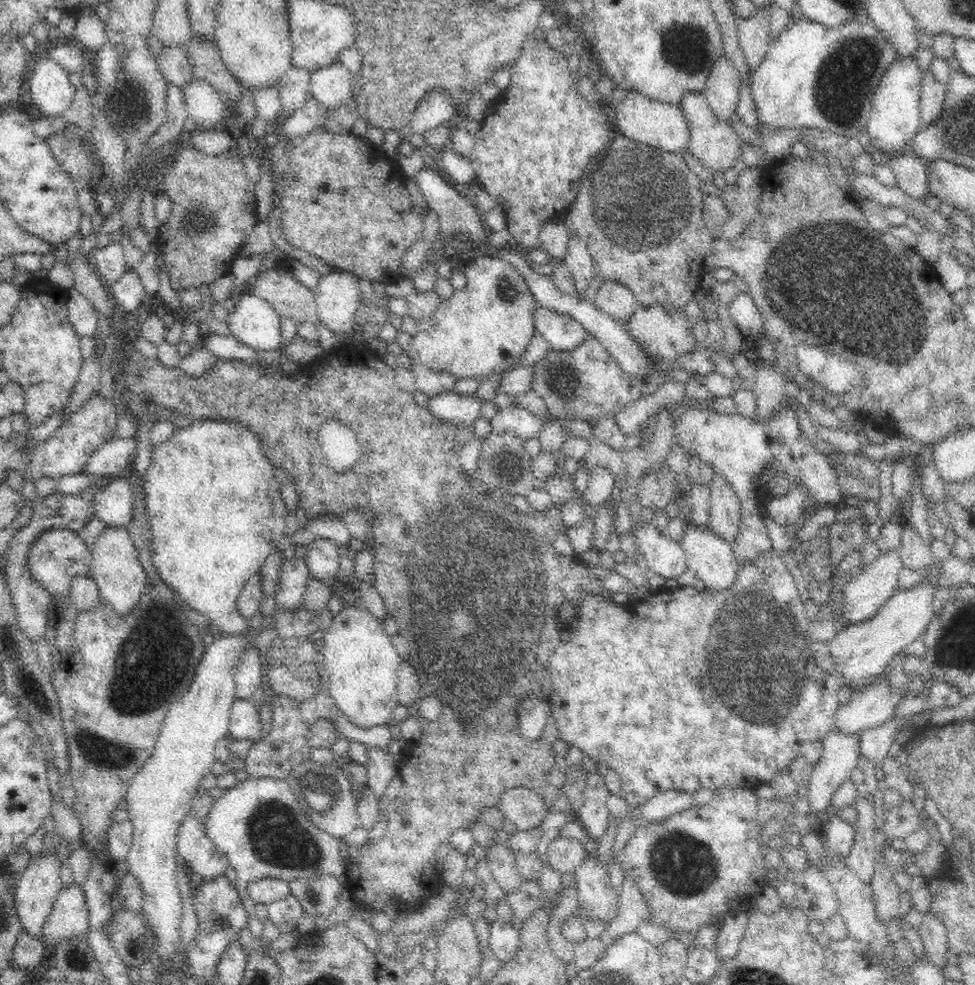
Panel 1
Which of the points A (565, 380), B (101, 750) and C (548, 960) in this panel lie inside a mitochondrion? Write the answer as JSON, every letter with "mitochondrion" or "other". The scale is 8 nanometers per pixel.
{"A":"mitochondrion","B":"mitochondrion","C":"other"}

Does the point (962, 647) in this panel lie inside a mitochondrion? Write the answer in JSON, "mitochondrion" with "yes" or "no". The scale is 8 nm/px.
{"mitochondrion":"yes"}

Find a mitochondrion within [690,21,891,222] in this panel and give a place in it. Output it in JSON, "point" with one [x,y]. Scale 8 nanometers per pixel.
{"point":[840,86]}

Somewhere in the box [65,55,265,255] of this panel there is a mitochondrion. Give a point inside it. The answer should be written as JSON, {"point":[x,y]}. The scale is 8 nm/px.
{"point":[136,108]}

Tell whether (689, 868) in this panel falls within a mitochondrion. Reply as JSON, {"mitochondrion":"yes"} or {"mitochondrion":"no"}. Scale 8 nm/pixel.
{"mitochondrion":"yes"}

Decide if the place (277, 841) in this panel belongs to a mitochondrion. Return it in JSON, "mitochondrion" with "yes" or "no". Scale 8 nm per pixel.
{"mitochondrion":"yes"}

